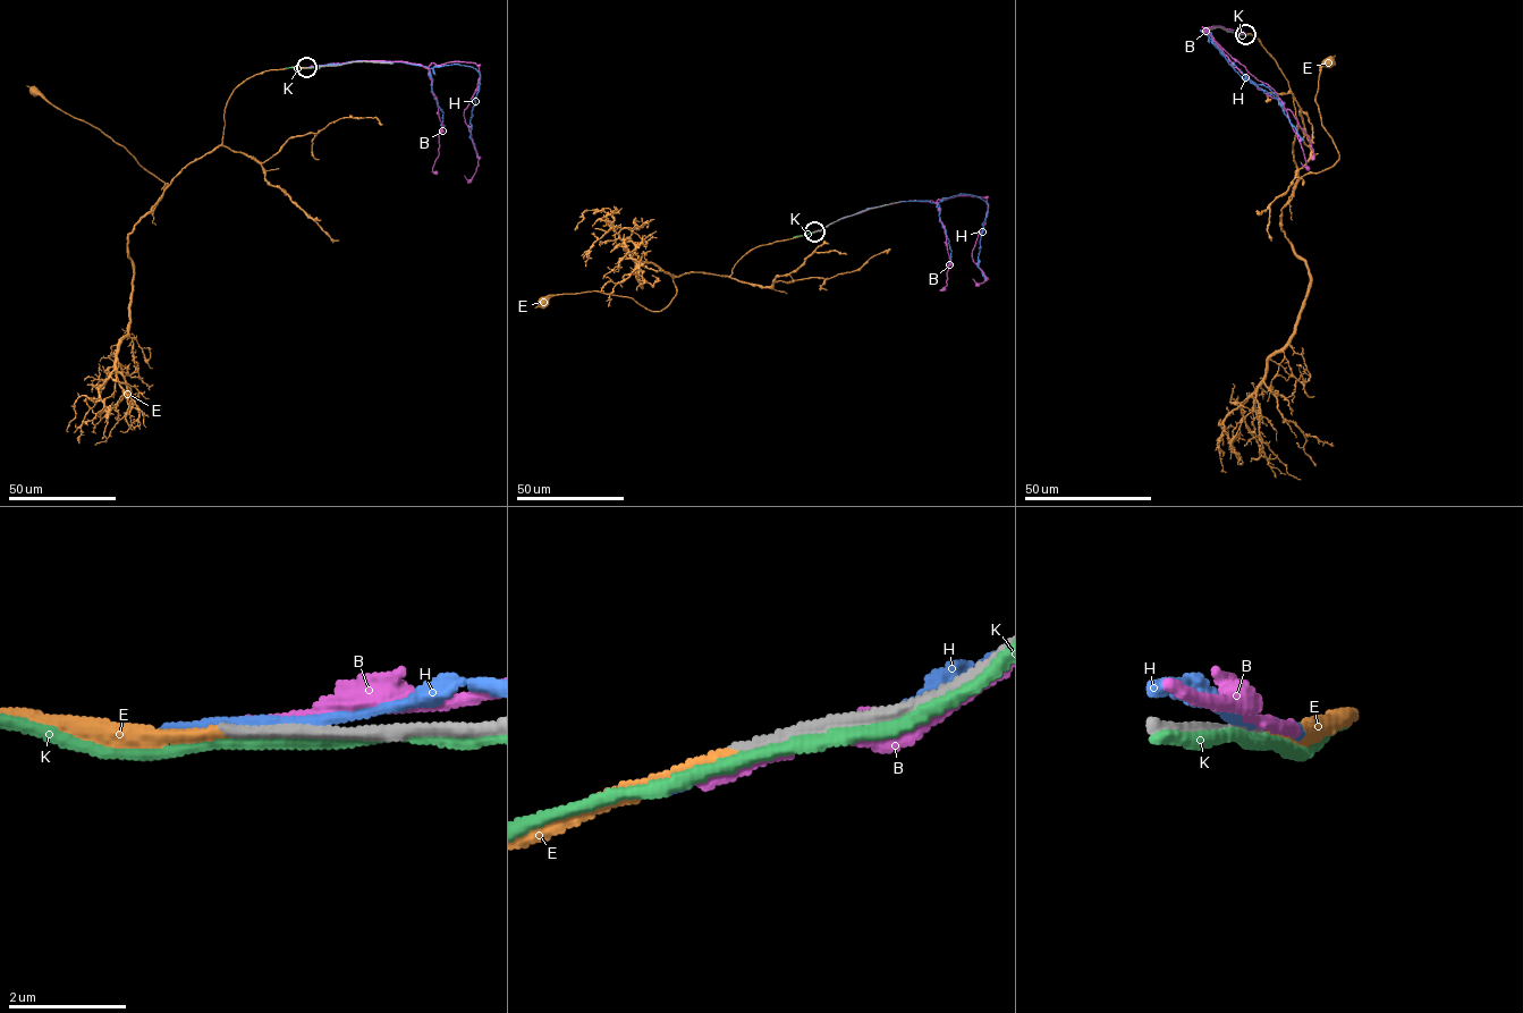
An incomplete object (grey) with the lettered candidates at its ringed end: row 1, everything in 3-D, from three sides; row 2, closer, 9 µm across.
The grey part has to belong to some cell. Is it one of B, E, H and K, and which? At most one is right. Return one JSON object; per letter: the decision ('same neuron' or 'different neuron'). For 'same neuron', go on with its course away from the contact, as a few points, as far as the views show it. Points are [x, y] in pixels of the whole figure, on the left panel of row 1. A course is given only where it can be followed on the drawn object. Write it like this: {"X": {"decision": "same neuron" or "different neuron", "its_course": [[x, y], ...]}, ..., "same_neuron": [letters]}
{"B": {"decision": "different neuron"}, "E": {"decision": "same neuron", "its_course": [[306, 67], [268, 70], [239, 84], [225, 109], [222, 143], [165, 190], [124, 146], [35, 92]]}, "H": {"decision": "different neuron"}, "K": {"decision": "different neuron"}, "same_neuron": ["E"]}

